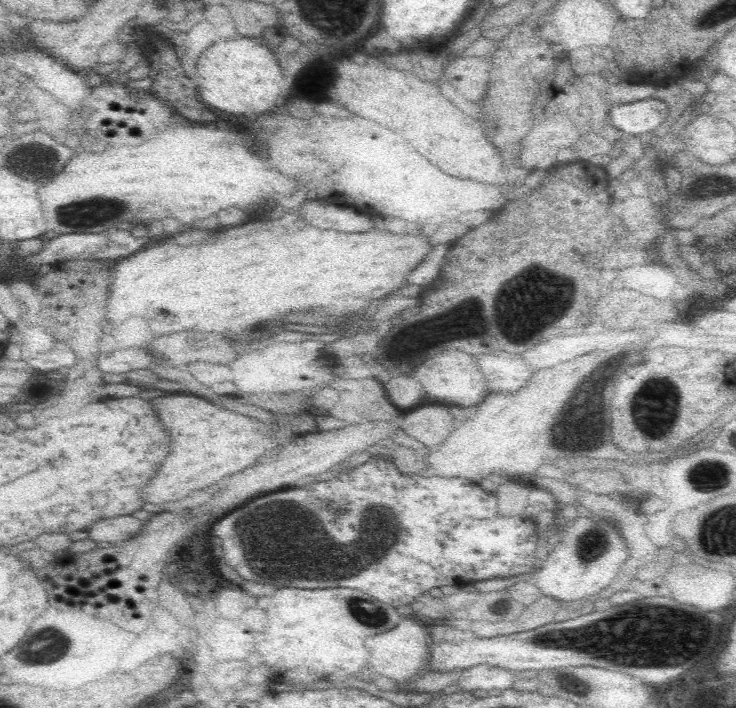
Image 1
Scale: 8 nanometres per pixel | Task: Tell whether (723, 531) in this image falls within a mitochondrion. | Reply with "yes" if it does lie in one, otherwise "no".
yes

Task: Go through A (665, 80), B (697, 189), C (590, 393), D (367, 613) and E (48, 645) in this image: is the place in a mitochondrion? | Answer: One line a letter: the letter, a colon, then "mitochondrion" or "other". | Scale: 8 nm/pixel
A: other
B: other
C: mitochondrion
D: mitochondrion
E: mitochondrion

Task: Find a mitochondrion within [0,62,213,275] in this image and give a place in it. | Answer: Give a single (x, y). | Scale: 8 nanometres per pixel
(75, 214)

